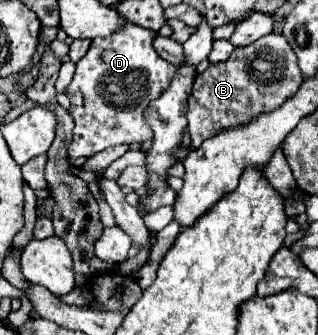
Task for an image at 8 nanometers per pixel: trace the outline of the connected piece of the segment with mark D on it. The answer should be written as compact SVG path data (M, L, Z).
M130 23L116 35L92 39L88 53L78 61L76 73L64 91L70 99L68 113L76 123L74 139L70 143L72 159L90 157L120 143L132 145L152 139L152 131L144 123L142 111L160 95L160 91L168 89L172 71L176 71L172 63L154 51L154 37L154 31Z

